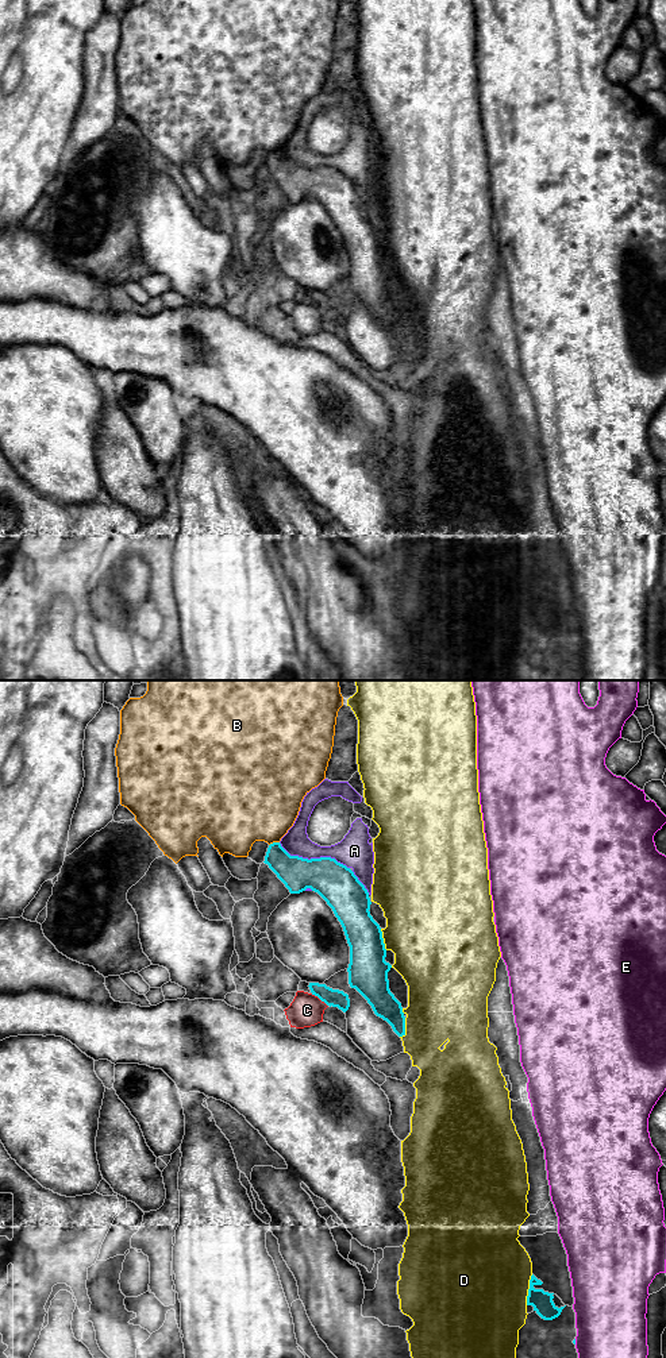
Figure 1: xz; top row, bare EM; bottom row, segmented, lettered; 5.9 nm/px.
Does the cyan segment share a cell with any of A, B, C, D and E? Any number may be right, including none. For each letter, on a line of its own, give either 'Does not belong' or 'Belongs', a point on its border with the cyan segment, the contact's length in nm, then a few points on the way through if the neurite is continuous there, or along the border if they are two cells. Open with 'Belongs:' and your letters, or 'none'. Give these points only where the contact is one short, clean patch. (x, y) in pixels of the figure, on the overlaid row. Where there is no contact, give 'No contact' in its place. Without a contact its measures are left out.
Belongs: none
A: Does not belong. Touches cyan at xz (314, 859). Shared border 460 nm
B: Does not belong. Touches cyan at xz (273, 843). Shared border 70 nm
C: Does not belong. Touches cyan at xz (319, 998). Shared border 130 nm. Boundary: xz (311, 994), (316, 995), (327, 1006)
D: Does not belong. Touches cyan at xz (528, 1289). Shared border 190 nm
E: Does not belong. Touches cyan at xz (574, 1342). Shared border 30 nm

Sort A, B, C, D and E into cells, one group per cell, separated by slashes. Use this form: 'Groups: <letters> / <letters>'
Groups: A / B / C / D / E

